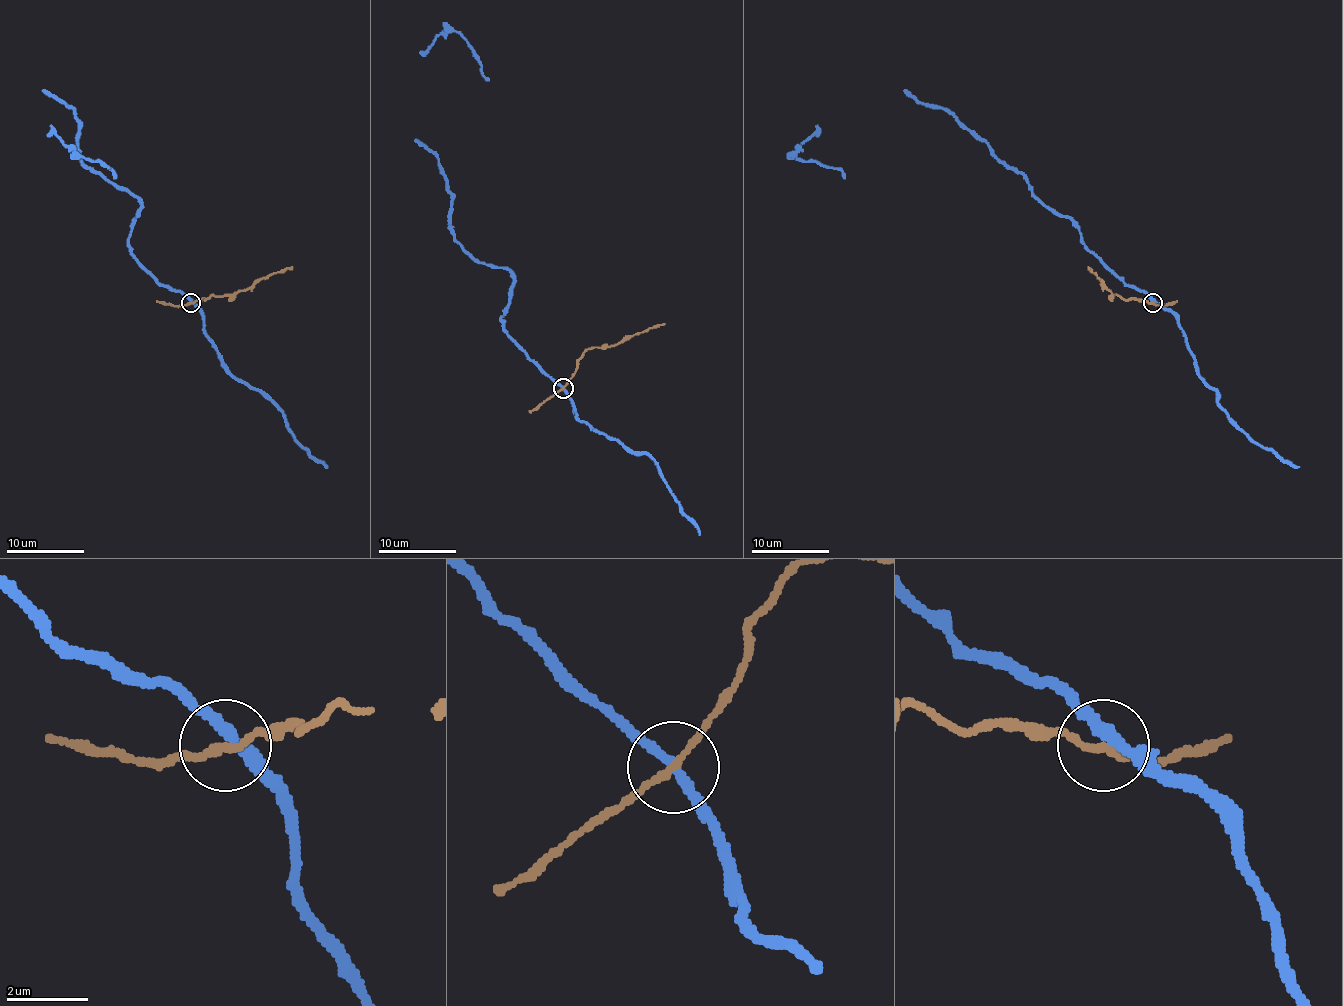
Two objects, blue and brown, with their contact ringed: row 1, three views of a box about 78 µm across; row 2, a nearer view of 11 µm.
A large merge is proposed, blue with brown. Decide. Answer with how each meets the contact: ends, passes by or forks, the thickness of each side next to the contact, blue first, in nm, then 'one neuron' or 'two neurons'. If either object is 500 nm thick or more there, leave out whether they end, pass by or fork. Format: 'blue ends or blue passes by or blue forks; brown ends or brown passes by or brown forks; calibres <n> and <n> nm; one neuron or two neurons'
blue passes by; brown passes by; calibres 240 and 170 nm; two neurons

